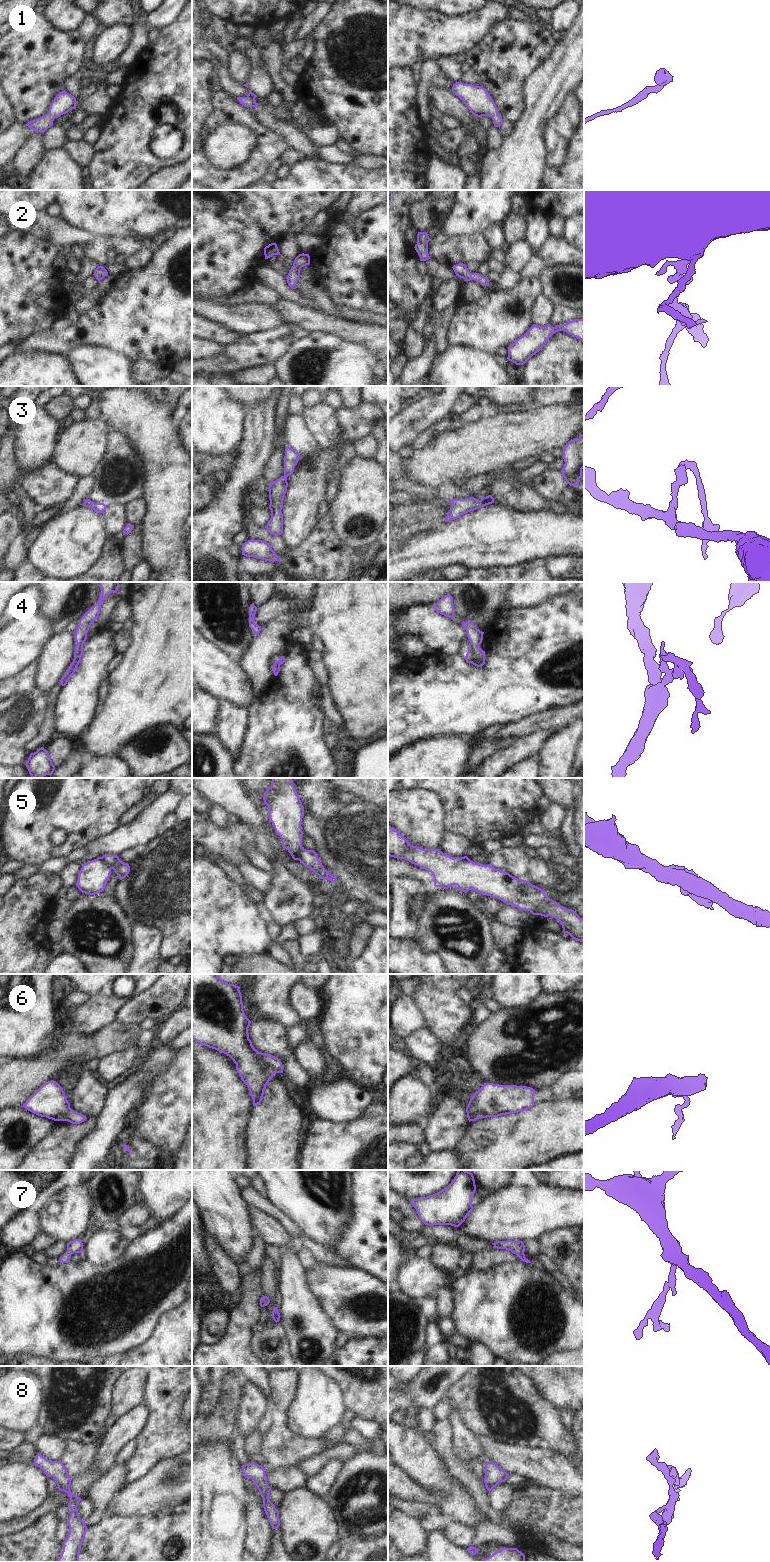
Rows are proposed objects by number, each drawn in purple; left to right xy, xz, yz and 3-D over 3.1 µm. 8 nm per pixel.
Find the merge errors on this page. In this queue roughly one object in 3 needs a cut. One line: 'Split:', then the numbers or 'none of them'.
Split: 5

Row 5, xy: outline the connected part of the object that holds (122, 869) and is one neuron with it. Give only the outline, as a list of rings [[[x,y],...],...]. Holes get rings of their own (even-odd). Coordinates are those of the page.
[[[103,855],[100,857],[103,859],[107,865],[114,870],[114,872],[119,876],[119,879],[124,879],[130,872],[130,866],[128,863],[122,862],[116,855]]]

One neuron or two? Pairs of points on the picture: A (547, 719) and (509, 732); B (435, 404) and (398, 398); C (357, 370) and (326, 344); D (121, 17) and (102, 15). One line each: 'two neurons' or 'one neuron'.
A: one neuron
B: two neurons
C: one neuron
D: one neuron

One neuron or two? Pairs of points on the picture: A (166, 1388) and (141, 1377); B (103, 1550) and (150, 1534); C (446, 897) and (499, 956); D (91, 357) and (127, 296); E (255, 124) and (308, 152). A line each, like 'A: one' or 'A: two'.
A: two
B: one
C: two
D: two
E: two

